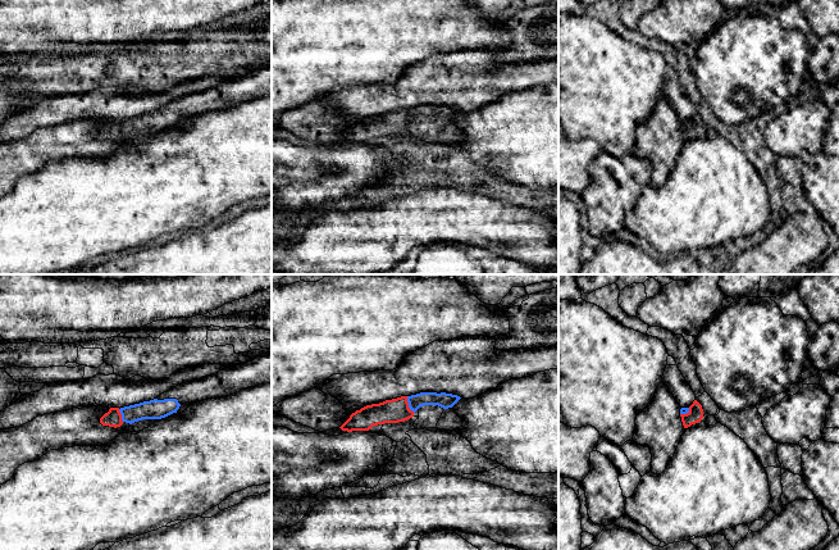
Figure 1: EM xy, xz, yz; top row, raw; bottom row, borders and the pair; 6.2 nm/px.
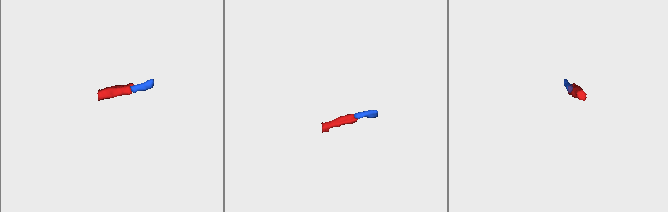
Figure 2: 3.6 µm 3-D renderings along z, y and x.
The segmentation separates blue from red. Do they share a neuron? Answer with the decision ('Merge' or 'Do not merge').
Merge

